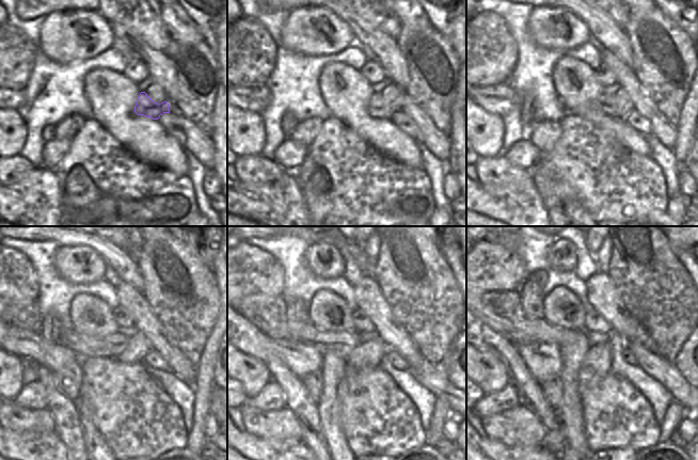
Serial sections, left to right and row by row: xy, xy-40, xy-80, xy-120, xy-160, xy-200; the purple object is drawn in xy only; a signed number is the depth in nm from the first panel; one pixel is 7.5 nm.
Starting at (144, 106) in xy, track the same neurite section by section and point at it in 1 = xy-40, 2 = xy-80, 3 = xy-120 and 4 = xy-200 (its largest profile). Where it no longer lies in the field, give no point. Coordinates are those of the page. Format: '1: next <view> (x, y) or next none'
1: next xy-40 (377, 108)
2: next xy-80 (608, 104)
3: next xy-120 (66, 335)
4: next xy-200 (502, 311)

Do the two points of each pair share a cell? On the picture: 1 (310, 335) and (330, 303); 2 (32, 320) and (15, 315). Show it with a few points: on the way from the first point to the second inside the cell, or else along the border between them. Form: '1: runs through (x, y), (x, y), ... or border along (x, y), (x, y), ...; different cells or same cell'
1: border along (308, 320), (317, 328), (339, 331); different cells
2: runs through (28, 317), (19, 317); same cell

